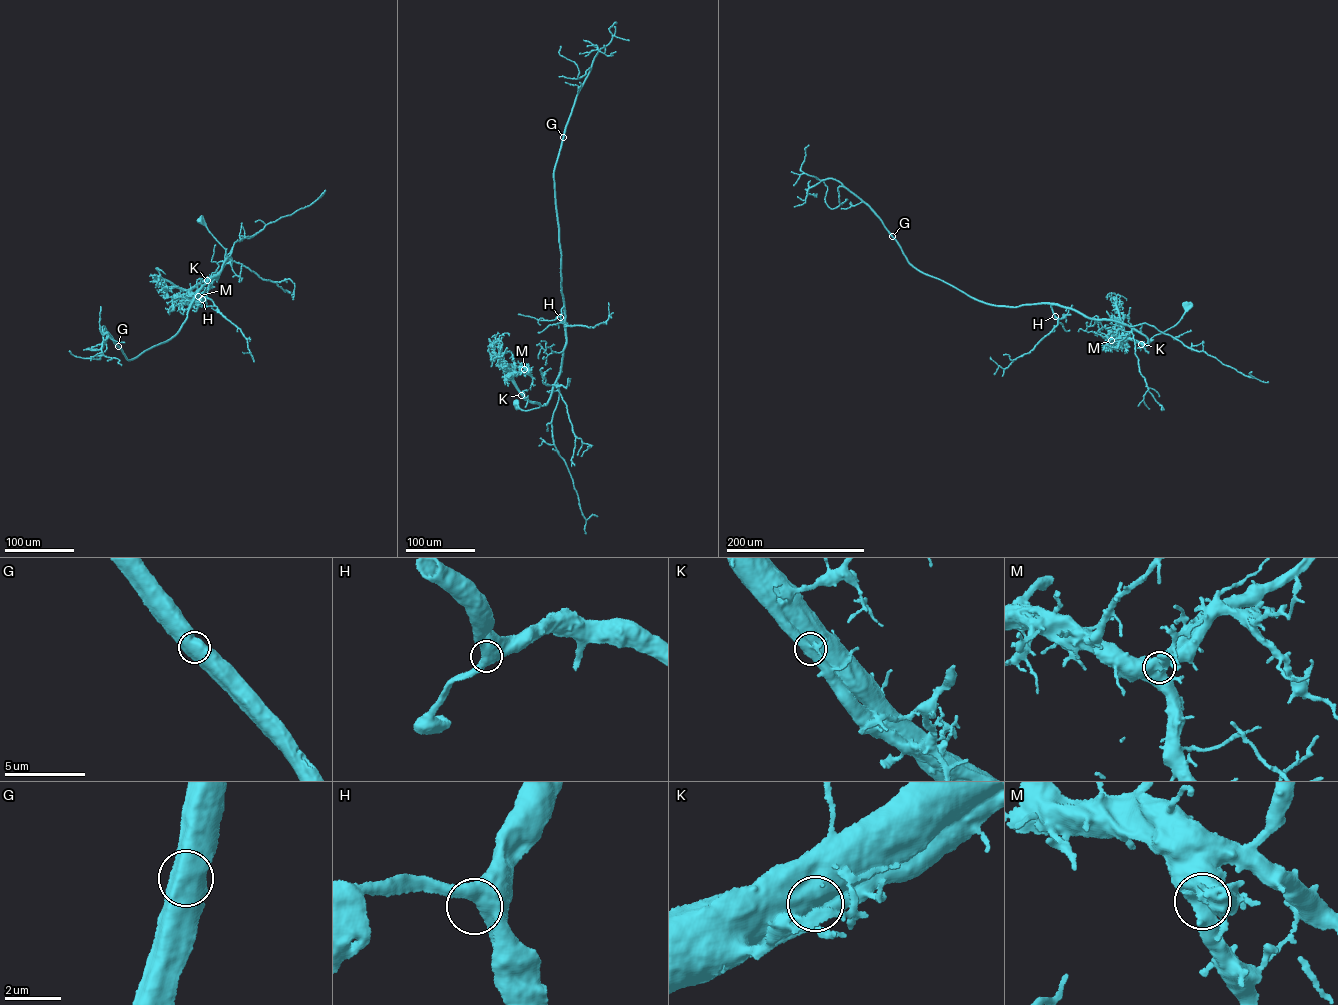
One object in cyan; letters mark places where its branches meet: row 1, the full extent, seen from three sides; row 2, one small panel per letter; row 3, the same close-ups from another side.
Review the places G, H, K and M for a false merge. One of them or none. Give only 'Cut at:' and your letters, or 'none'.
Cut at: none

